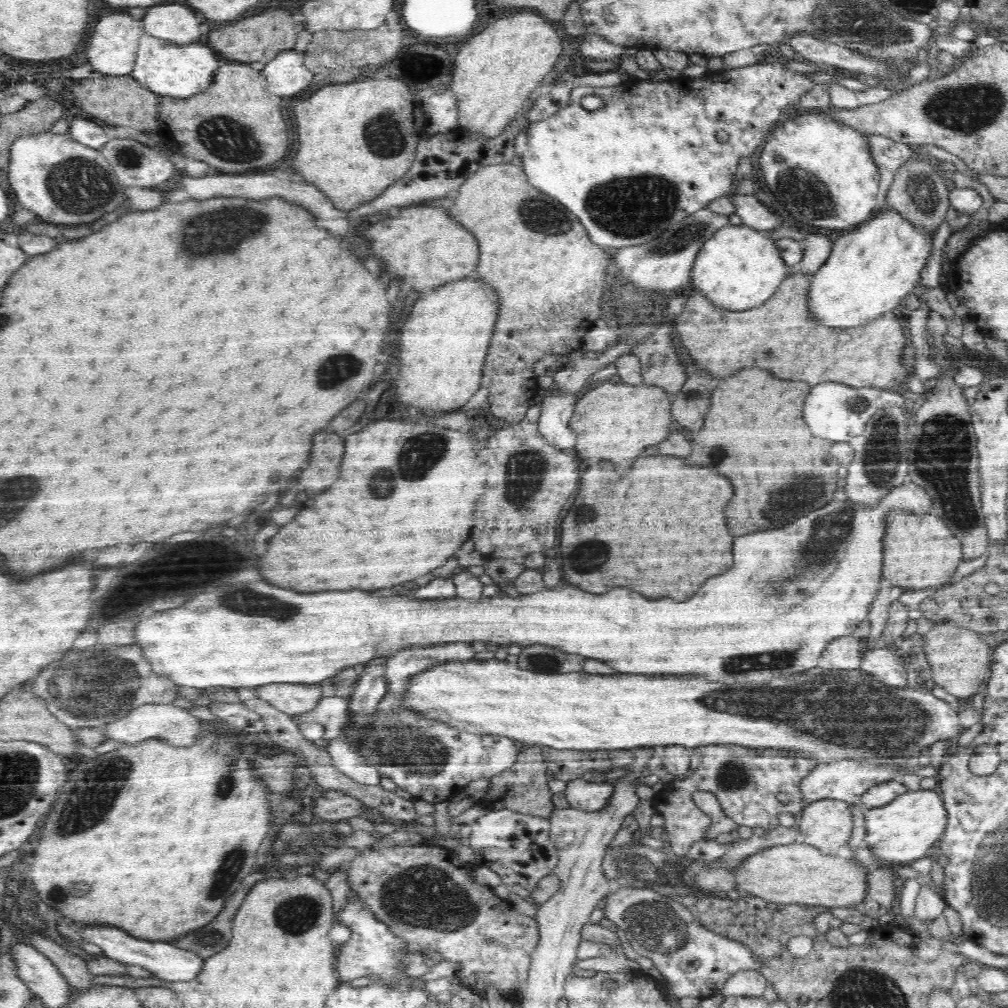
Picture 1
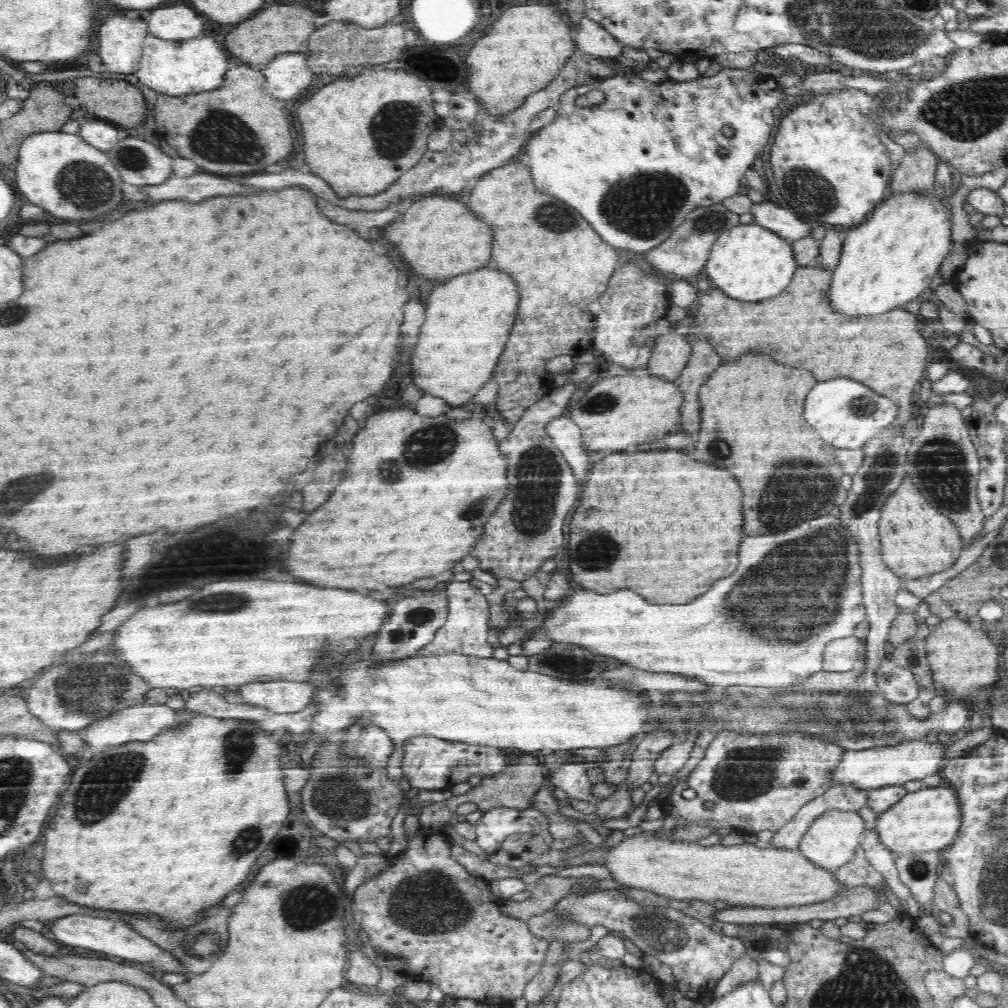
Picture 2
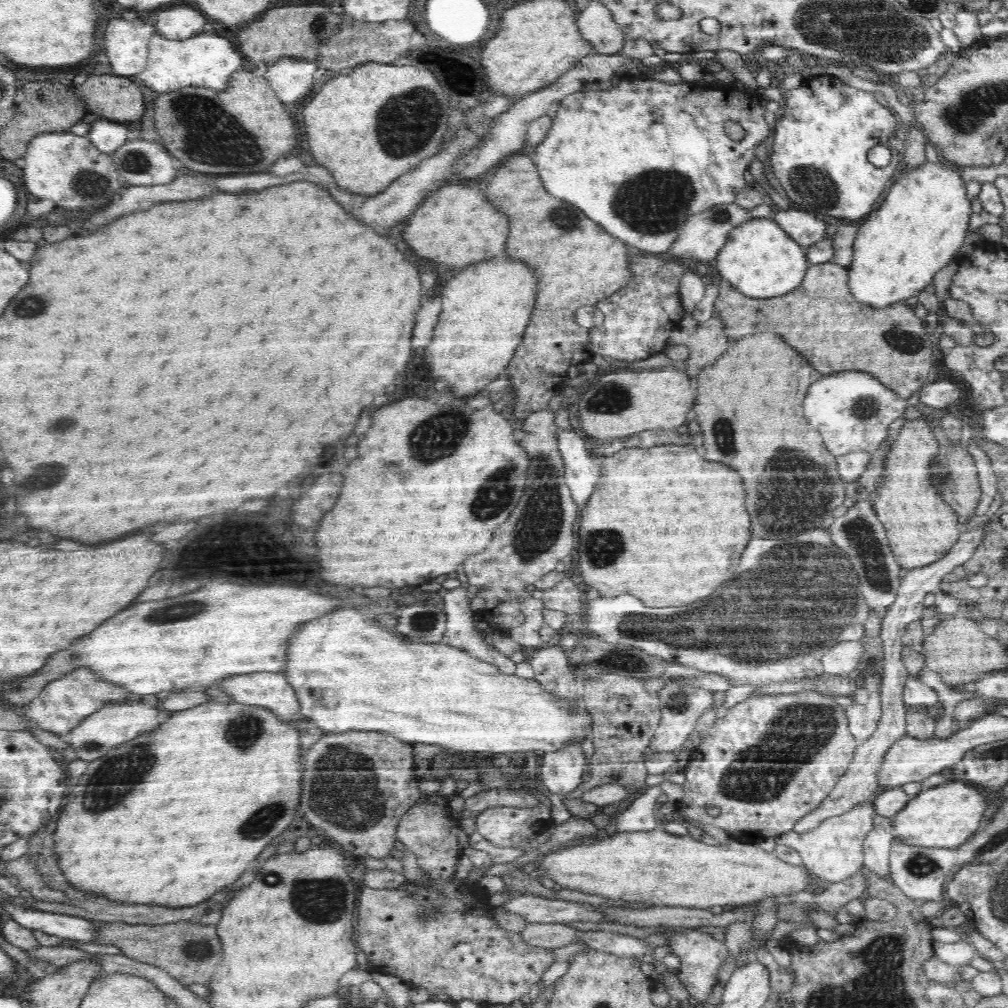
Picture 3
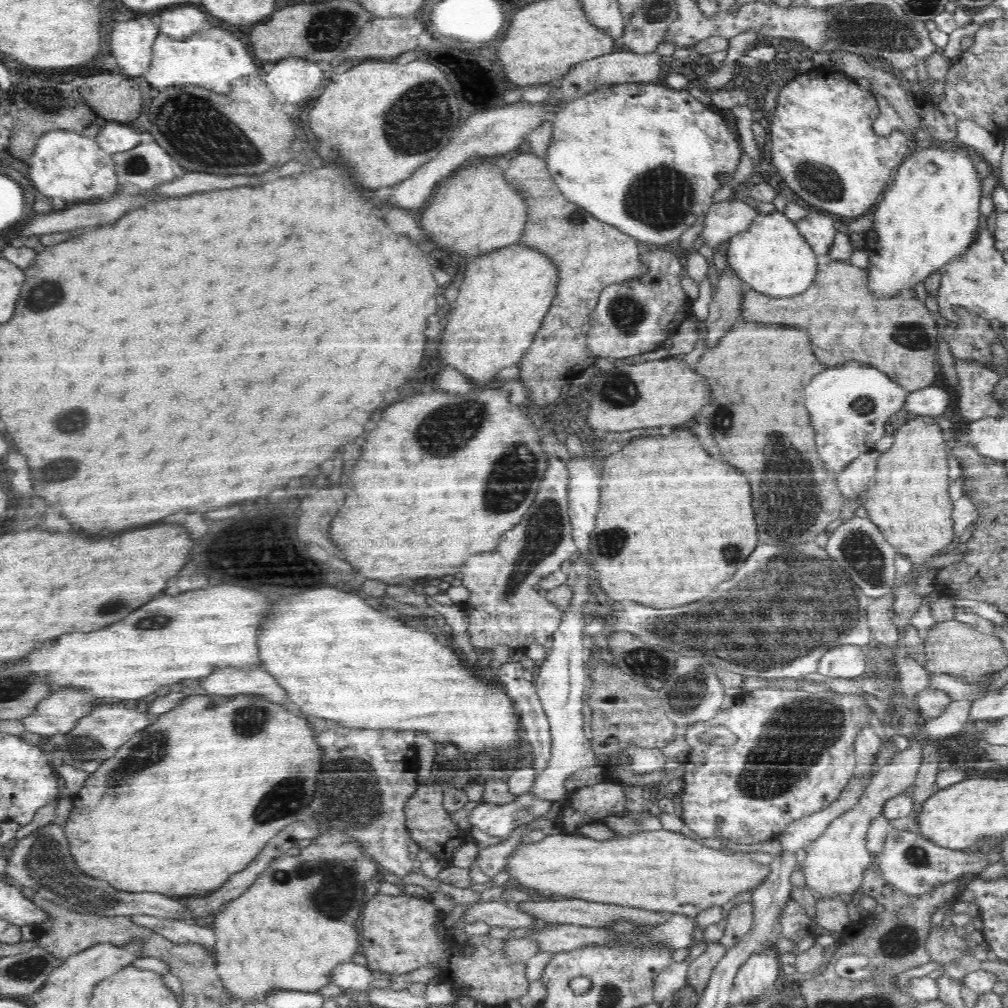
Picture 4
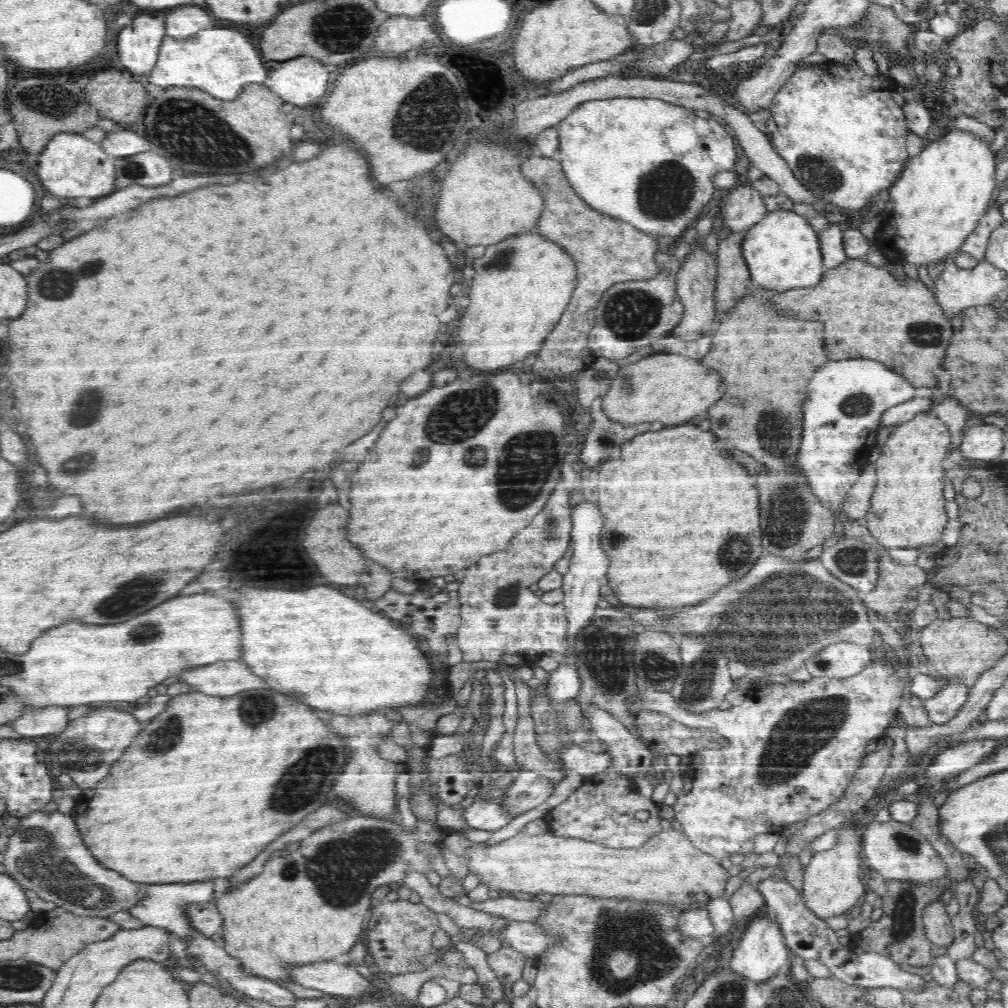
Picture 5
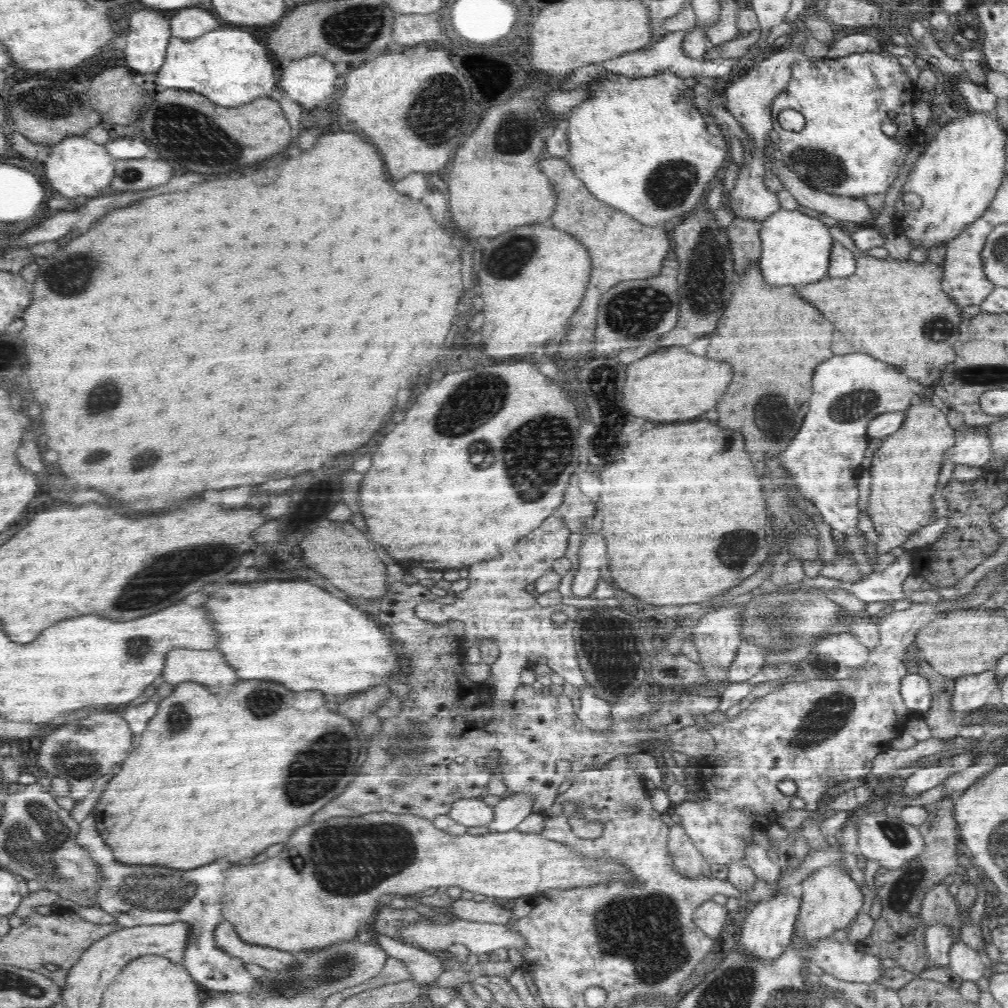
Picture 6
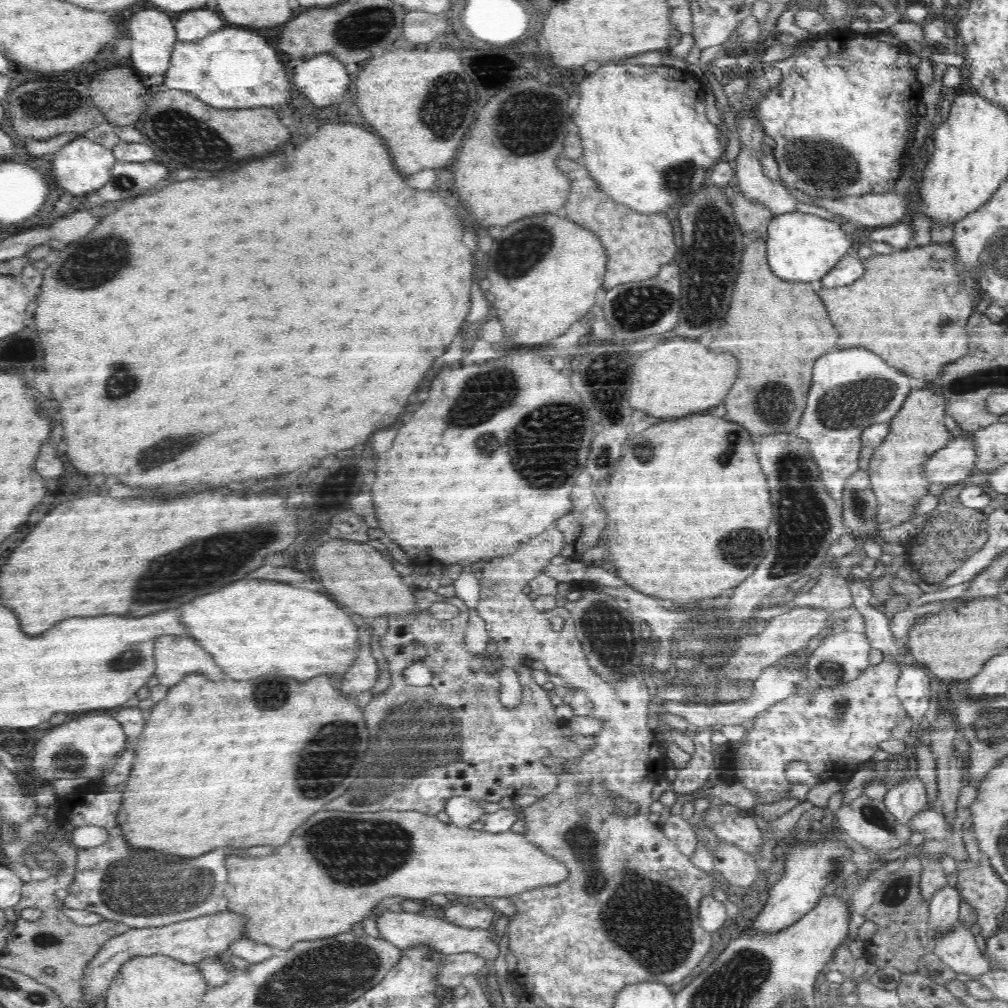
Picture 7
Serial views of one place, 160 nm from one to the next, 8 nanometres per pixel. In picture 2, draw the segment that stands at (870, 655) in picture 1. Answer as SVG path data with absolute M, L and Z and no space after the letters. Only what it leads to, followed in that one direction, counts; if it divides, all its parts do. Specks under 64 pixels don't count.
M884 658L882 666L876 670L876 677L878 688L890 702L906 705L920 694L914 673L900 668L894 659Z

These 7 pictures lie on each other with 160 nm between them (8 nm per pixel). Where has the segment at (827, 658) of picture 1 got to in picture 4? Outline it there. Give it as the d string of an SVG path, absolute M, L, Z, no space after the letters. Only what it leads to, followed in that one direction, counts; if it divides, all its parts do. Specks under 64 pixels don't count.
M848 643L843 644L842 646L830 649L830 652L826 651L826 654L818 661L817 672L822 674L822 676L830 676L830 678L852 678L854 680L860 680L861 674L866 672L867 654L867 649Z

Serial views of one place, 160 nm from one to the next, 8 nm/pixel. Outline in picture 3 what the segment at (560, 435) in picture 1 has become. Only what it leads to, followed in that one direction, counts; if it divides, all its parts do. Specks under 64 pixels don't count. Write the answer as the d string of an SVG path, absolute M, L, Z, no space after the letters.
M558 429L558 448L564 460L564 472L566 472L566 484L570 488L572 500L578 504L578 508L586 508L588 498L594 494L594 486L600 478L600 468L594 464L589 455L585 438L580 431L573 429L566 431Z

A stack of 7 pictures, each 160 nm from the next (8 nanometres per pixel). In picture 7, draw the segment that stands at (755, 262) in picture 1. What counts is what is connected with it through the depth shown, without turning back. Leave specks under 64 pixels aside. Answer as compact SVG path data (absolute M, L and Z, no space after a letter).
M792 211L776 215L767 230L766 258L774 275L787 282L818 284L846 254L854 253L853 237L844 234L838 223L816 215Z

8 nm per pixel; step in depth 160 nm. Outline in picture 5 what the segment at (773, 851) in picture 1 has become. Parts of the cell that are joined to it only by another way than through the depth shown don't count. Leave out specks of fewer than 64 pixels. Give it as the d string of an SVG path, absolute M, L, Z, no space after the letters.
M675 829L658 832L650 836L640 848L606 848L596 842L556 836L552 832L531 836L521 831L498 844L486 846L483 843L472 844L466 849L465 858L469 860L469 872L479 878L480 884L486 884L489 890L511 892L513 895L530 896L537 894L555 894L559 897L570 895L592 895L600 898L632 898L646 902L666 902L689 911L706 907L710 899L722 896L727 879L735 870L726 870L713 856L698 850L684 831Z

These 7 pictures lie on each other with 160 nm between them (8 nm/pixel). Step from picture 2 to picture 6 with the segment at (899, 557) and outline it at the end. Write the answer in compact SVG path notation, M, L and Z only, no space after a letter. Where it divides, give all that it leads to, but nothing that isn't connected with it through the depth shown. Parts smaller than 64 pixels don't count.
M922 397L920 404L911 404L905 410L902 426L893 435L884 437L874 456L870 475L872 486L867 515L874 524L879 543L875 546L877 555L889 553L892 548L905 543L922 527L934 523L934 496L938 474L942 468L945 452L953 447L960 434L946 421L946 415L938 409L930 397Z

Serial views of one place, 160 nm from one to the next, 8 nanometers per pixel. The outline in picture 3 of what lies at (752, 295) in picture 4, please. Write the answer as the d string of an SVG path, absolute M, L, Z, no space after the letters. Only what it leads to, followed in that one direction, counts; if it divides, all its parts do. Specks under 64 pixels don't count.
M832 261L810 265L804 281L796 290L773 299L743 295L719 277L716 280L719 295L713 315L722 319L730 340L756 332L776 332L818 372L868 372L882 385L908 399L928 382L928 372L933 369L934 350L926 326L905 302L894 303L882 310L856 302L848 288L848 275L848 268Z

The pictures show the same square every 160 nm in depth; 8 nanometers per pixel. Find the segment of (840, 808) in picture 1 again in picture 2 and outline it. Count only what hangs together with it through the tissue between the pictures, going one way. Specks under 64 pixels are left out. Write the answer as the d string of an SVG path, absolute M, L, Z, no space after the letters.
M830 810L826 814L820 814L810 824L808 832L799 840L797 849L810 862L826 870L835 871L854 858L854 852L856 852L860 842L860 836L866 830L864 819L858 814L858 811Z

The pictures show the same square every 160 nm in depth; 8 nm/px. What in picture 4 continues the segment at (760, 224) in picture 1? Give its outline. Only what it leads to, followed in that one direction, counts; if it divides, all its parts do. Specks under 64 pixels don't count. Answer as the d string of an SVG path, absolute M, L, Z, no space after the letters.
M813 211L805 219L796 221L796 225L816 256L828 256L834 236L838 233L830 214Z

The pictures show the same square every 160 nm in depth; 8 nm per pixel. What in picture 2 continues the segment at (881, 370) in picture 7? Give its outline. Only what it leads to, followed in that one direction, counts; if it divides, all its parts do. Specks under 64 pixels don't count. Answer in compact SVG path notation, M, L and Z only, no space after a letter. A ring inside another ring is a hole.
M834 378L834 380L818 382L808 394L804 404L804 418L810 426L816 428L822 440L836 448L850 450L861 450L868 440L890 426L896 420L896 416L898 416L896 403L850 378ZM840 382L844 384L840 386Z

